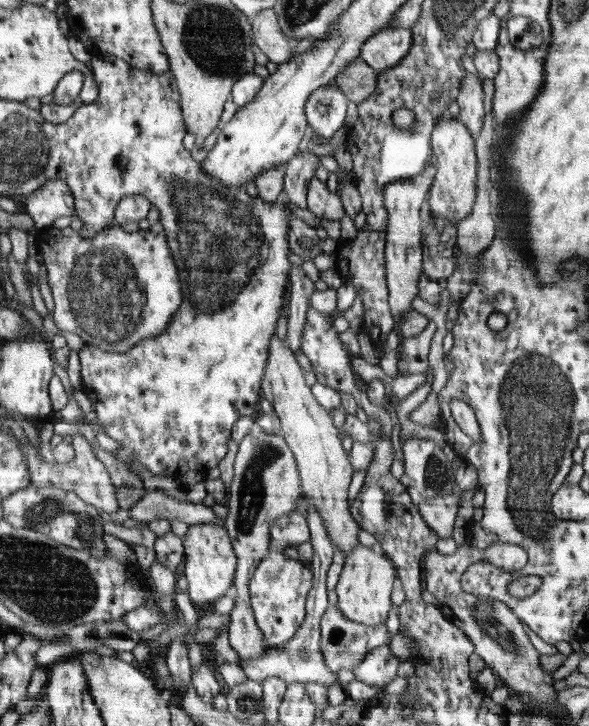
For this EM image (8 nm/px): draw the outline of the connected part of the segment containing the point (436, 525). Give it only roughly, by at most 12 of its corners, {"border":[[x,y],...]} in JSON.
{"border":[[457,494],[419,499],[419,513],[440,538],[452,536]]}

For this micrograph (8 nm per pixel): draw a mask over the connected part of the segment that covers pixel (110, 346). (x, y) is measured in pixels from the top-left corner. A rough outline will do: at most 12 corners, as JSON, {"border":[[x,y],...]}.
{"border":[[36,230],[60,331],[129,351],[183,302],[166,236]]}

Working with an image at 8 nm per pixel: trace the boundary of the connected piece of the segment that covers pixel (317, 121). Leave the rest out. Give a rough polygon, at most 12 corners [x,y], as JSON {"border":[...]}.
{"border":[[338,87],[307,100],[308,124],[324,139],[342,126],[348,100]]}

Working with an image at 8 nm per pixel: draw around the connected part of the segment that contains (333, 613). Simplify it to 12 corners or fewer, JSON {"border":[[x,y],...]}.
{"border":[[337,605],[322,615],[328,668],[353,670],[388,641],[386,623],[348,620]]}

